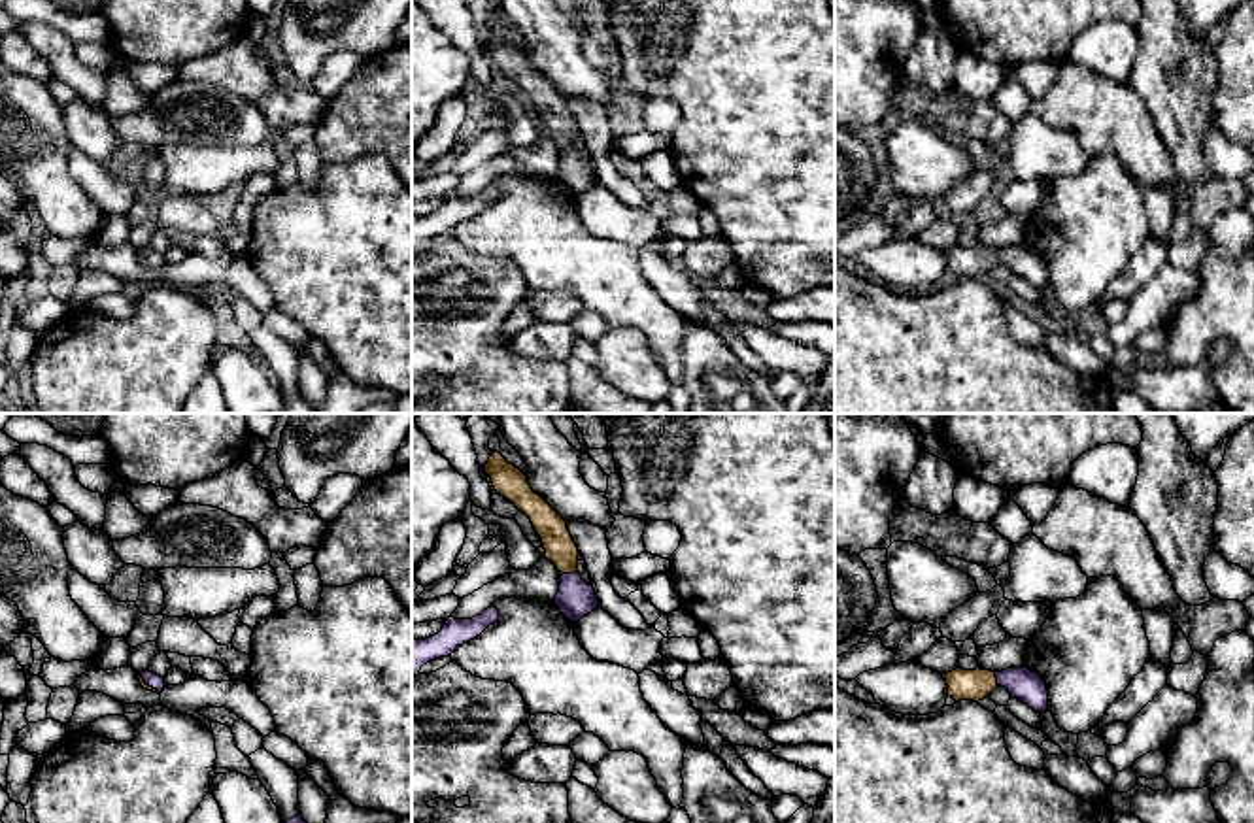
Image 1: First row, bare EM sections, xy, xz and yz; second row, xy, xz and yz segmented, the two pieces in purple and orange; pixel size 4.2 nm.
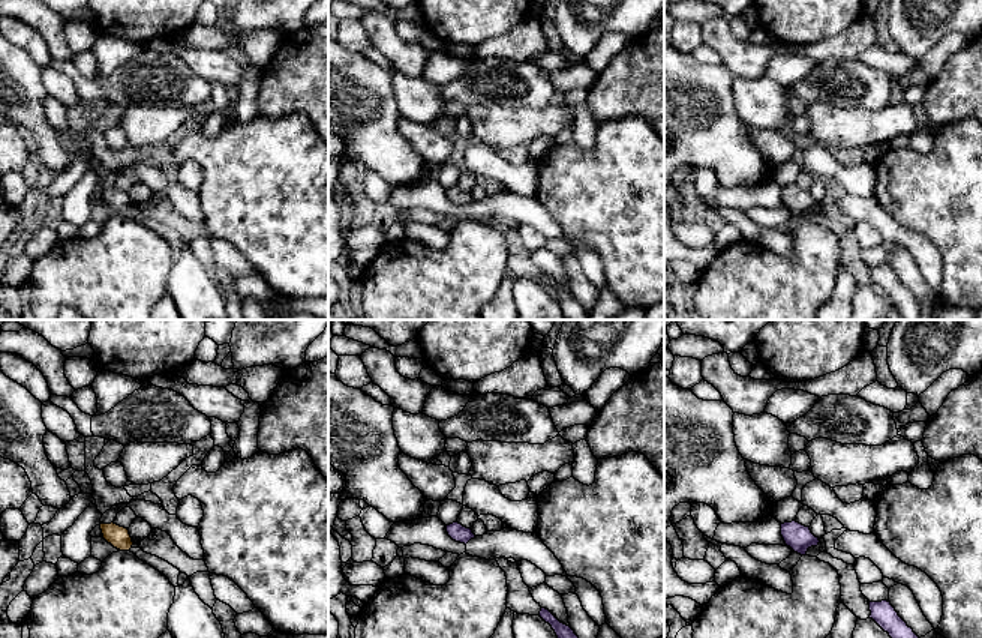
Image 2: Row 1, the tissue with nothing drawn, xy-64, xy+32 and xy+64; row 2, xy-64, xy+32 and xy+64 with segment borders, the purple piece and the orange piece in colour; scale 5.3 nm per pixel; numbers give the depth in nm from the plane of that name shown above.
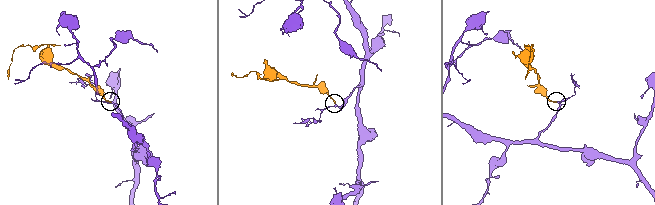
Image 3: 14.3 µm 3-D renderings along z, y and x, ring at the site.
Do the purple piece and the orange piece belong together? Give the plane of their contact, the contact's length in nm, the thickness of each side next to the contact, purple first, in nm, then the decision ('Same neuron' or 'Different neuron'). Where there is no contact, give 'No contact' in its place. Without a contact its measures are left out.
Touches purple in xz. Shared border 80 nm. Thickness 160 nm (purple) against 130 nm. Same neuron

